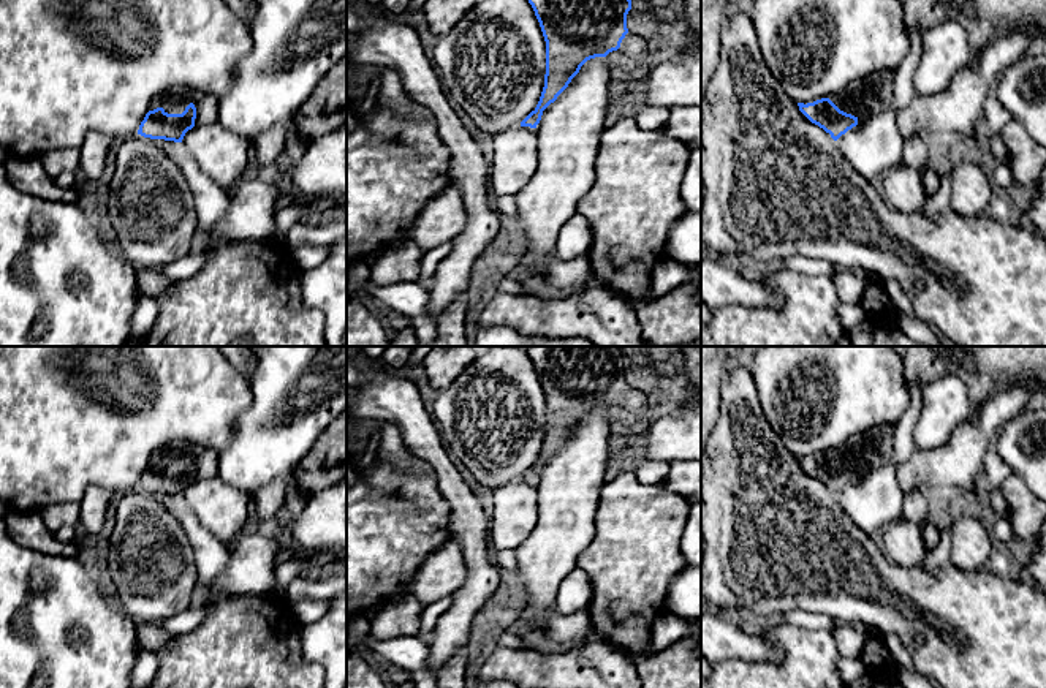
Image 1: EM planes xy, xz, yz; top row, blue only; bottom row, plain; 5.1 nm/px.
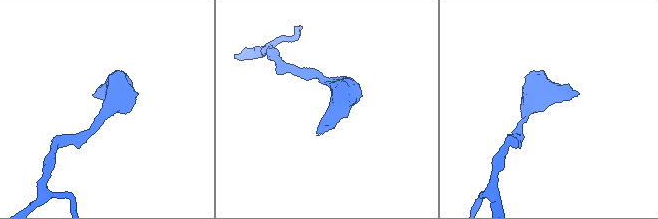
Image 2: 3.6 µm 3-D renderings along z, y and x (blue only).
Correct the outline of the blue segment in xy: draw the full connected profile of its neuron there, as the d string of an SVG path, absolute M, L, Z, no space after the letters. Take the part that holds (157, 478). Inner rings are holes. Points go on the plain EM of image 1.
M172 443L150 457L138 489L150 493L182 497L185 487L217 474L214 451L195 443Z

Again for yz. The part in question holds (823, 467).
M896 425L874 427L845 448L813 457L798 457L799 465L837 495L848 484L888 463L894 454Z

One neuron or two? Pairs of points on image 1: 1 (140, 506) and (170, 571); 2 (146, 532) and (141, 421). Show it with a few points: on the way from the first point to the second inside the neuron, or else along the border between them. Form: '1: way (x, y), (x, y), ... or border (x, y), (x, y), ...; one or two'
1: way (141, 522), (147, 548), (154, 555); one
2: border (136, 487), (125, 492); two

